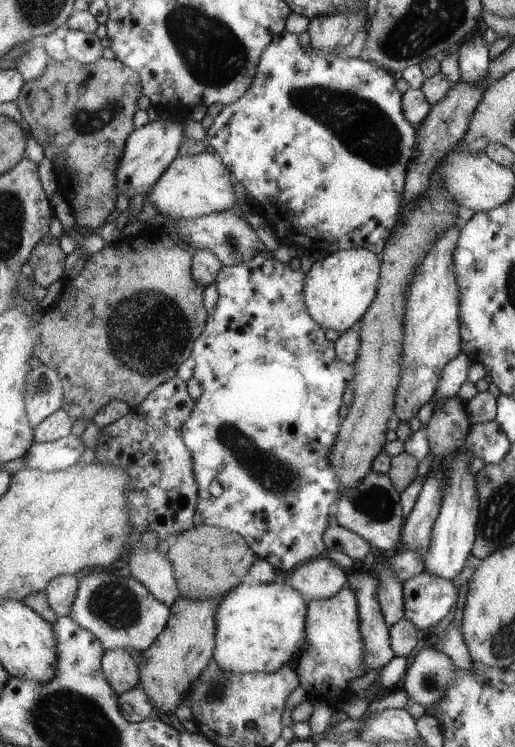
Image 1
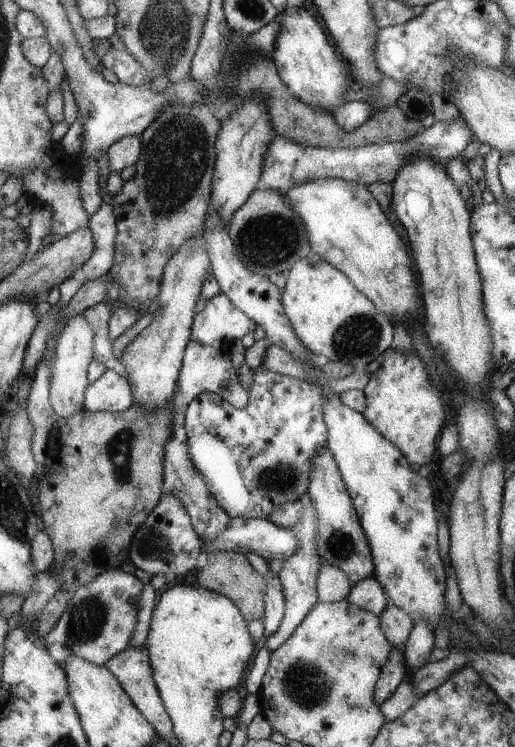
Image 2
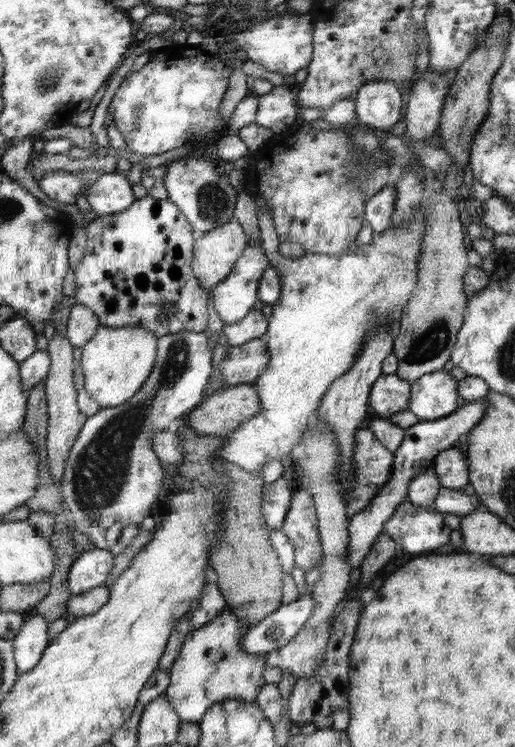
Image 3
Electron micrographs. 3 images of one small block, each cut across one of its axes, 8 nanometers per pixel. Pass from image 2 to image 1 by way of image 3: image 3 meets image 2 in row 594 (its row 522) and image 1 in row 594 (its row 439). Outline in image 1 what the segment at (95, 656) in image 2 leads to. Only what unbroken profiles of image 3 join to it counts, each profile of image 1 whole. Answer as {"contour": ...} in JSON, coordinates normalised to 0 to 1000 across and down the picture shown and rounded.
{"contour":[[[183,766],[155,774],[153,793],[138,822],[151,838],[194,855],[206,871],[256,867],[278,874],[293,867],[311,847],[324,841],[332,827],[332,813],[311,806],[270,775]]]}

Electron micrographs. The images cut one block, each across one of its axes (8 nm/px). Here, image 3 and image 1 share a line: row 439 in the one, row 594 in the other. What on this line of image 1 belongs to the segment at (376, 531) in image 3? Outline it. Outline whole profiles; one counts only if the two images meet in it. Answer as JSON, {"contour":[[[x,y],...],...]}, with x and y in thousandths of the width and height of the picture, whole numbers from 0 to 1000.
{"contour":[[[829,763],[783,779],[788,819],[784,826],[816,843],[847,838],[874,822],[889,801],[874,775],[854,774]]]}

